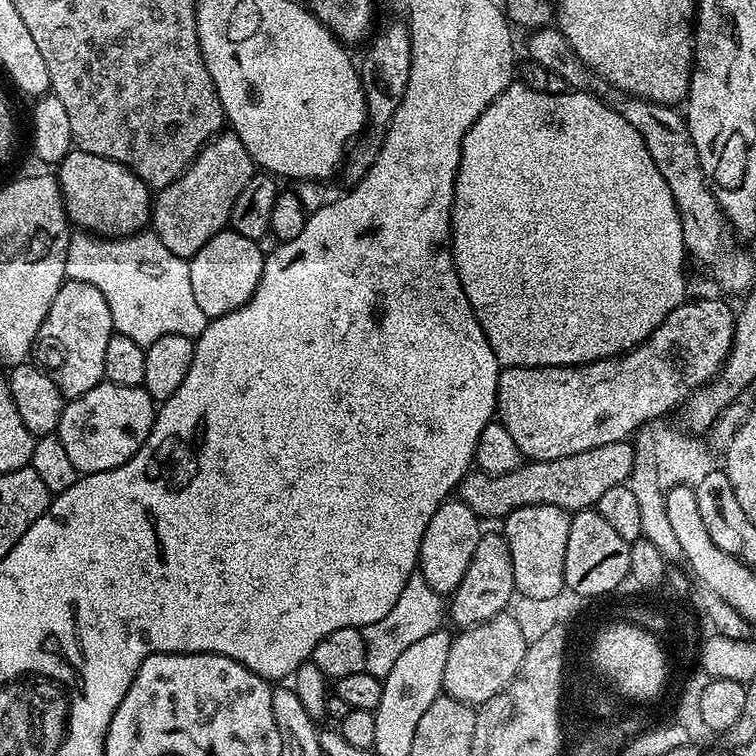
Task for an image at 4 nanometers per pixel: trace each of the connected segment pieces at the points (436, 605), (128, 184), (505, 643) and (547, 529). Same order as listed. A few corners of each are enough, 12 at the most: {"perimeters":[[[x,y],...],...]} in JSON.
{"perimeters":[[[418,570],[362,630],[364,671],[386,677],[445,623],[446,600]],[[73,150],[64,209],[100,238],[149,227],[150,189],[125,164]],[[512,614],[452,638],[443,691],[484,704],[528,645]],[[522,506],[503,517],[516,592],[564,587],[572,516]]]}

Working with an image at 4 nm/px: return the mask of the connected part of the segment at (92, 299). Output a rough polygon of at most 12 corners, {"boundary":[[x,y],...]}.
{"boundary":[[65,279],[40,335],[64,354],[54,379],[76,400],[105,383],[110,306]]}

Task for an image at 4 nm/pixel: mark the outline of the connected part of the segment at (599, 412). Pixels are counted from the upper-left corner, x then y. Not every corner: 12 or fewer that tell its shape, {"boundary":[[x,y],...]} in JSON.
{"boundary":[[677,306],[637,348],[504,368],[529,461],[628,440],[720,375],[736,318]]}

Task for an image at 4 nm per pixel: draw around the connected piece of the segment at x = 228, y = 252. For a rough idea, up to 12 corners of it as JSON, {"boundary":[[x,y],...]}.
{"boundary":[[231,230],[188,260],[210,318],[238,310],[262,278],[265,249]]}

